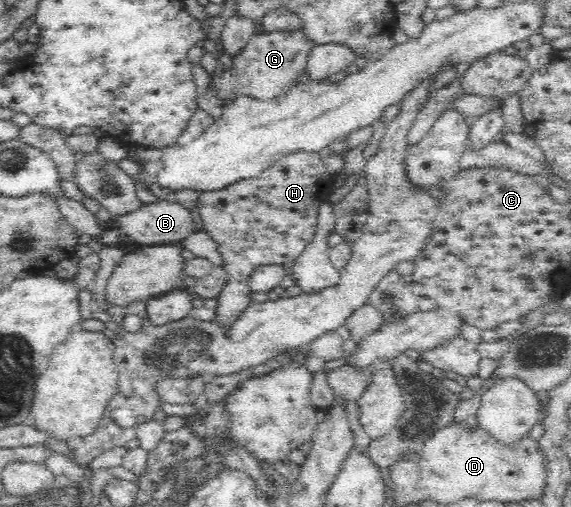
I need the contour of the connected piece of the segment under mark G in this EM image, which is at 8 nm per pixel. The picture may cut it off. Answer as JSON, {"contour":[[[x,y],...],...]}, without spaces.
{"contour":[[[304,26],[253,33],[245,46],[237,54],[231,55],[231,68],[209,74],[211,80],[208,88],[213,88],[217,100],[221,102],[221,108],[238,96],[260,101],[275,100],[279,94],[282,95],[285,90],[298,84],[299,76],[305,77],[309,55],[316,46],[316,42],[308,37]]]}

